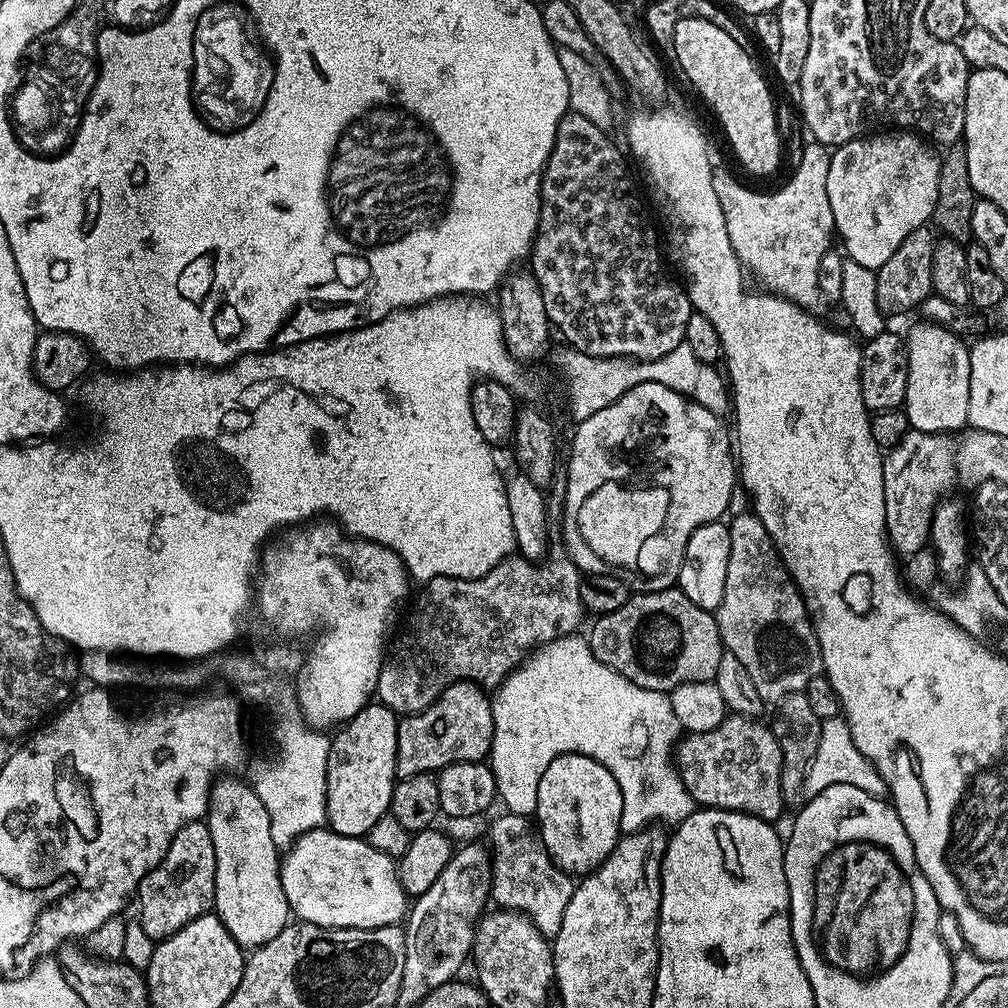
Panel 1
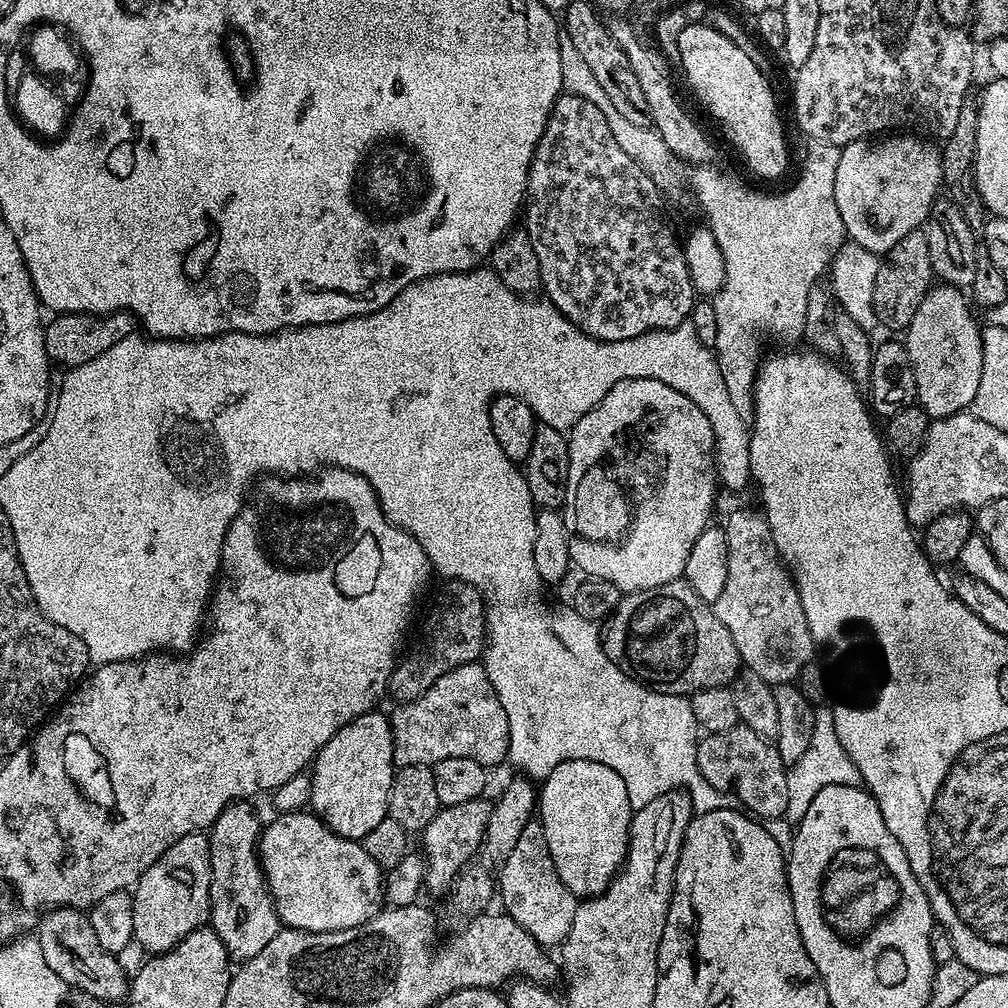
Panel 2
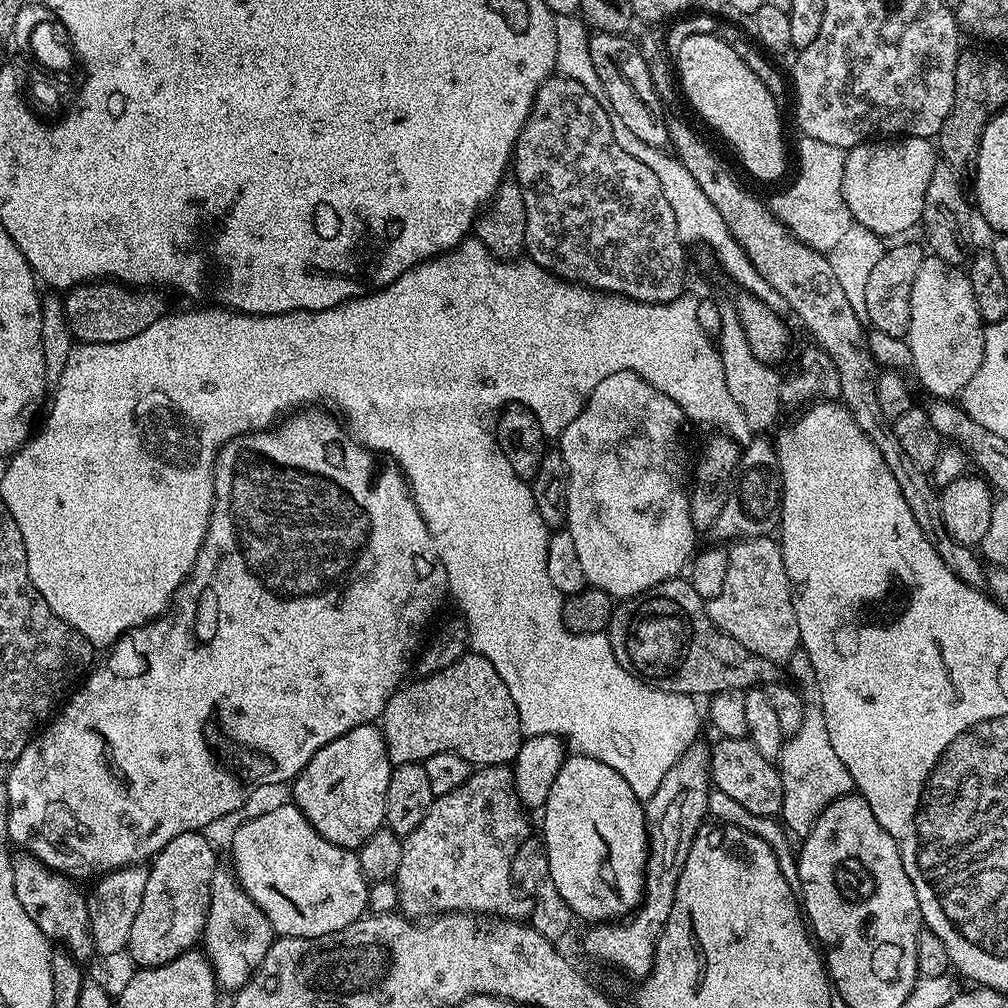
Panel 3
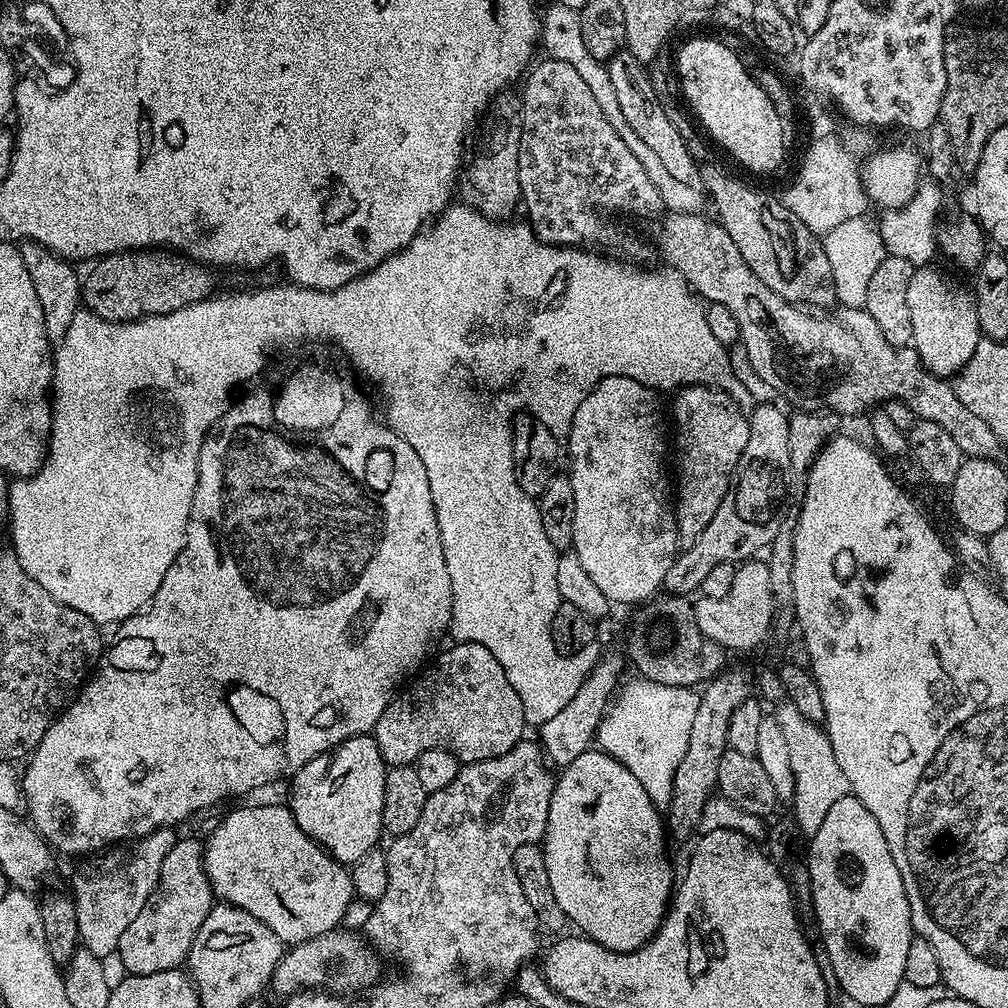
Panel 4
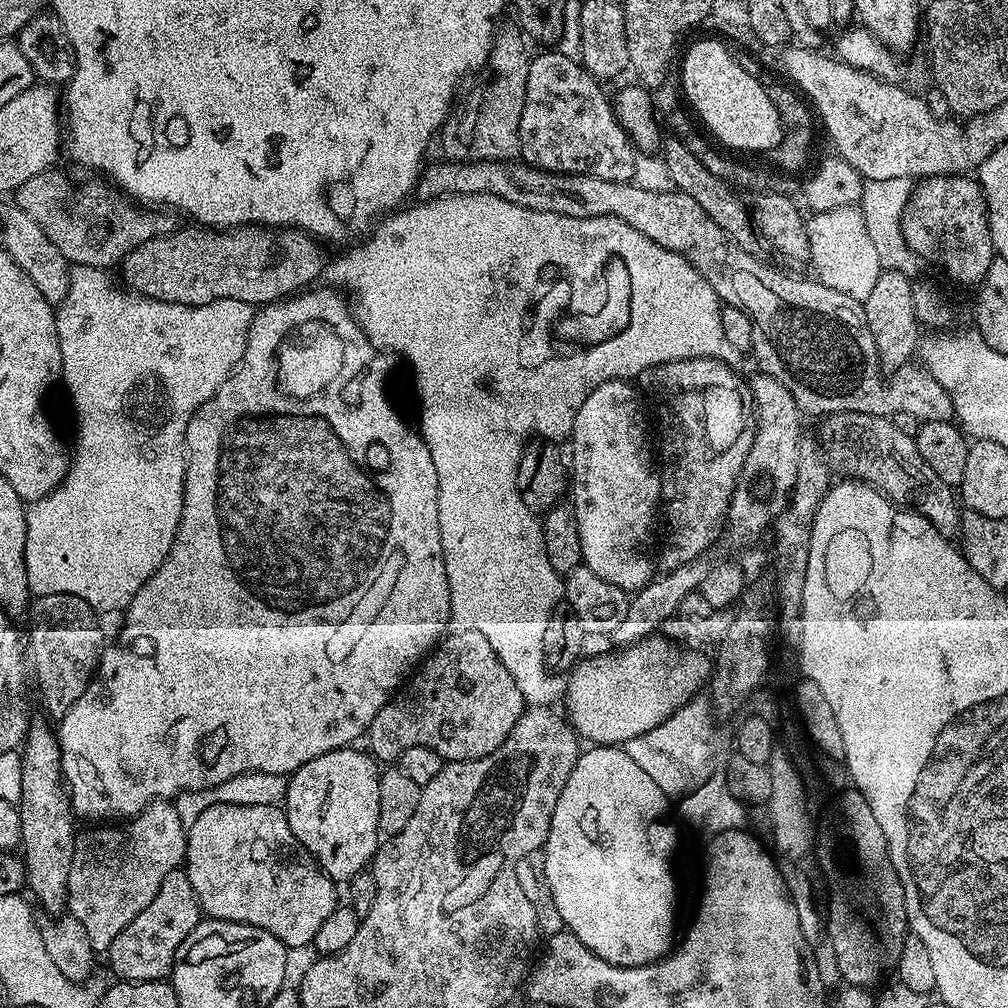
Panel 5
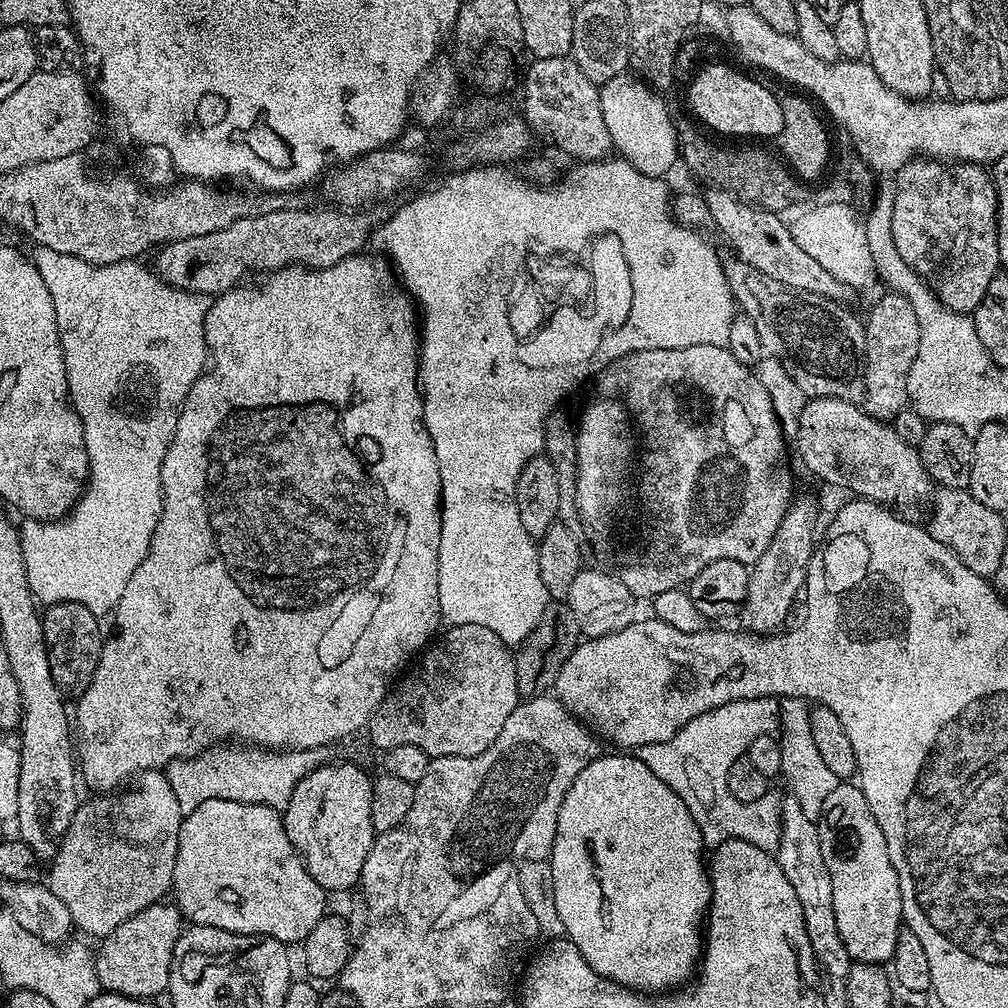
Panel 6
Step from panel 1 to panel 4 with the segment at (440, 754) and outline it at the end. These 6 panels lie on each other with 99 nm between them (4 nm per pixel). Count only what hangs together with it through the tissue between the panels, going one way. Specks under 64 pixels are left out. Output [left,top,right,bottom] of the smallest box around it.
[374,642,525,765]

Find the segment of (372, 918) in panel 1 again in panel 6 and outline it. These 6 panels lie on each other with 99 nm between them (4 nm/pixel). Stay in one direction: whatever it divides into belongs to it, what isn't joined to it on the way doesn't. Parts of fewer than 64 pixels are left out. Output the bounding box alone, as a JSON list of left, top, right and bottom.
[170,798,329,946]

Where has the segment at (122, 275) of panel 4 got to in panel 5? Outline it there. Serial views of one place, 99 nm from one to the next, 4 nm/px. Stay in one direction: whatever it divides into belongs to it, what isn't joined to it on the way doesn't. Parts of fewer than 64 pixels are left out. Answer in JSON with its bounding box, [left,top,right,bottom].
[119,226,325,306]

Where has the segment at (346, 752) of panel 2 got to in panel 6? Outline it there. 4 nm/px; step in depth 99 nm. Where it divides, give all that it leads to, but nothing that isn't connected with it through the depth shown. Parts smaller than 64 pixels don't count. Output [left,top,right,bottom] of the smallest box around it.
[282,762,374,893]

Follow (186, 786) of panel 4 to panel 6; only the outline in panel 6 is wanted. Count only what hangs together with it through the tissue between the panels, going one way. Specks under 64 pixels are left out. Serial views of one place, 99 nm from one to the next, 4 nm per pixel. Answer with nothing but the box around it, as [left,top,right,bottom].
[74,255,442,793]

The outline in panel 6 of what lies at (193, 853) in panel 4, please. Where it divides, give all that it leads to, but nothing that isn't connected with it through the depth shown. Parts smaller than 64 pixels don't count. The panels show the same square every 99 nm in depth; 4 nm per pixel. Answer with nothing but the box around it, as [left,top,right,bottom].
[95,902,182,1000]

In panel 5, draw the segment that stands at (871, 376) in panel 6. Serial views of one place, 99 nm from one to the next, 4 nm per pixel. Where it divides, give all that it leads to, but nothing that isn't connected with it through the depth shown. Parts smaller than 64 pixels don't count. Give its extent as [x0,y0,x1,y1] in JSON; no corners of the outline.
[862,271,922,370]

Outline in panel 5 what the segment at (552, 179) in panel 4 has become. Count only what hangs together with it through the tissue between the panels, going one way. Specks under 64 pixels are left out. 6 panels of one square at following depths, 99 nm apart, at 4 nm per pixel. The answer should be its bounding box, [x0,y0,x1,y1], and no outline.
[520,50,638,184]

